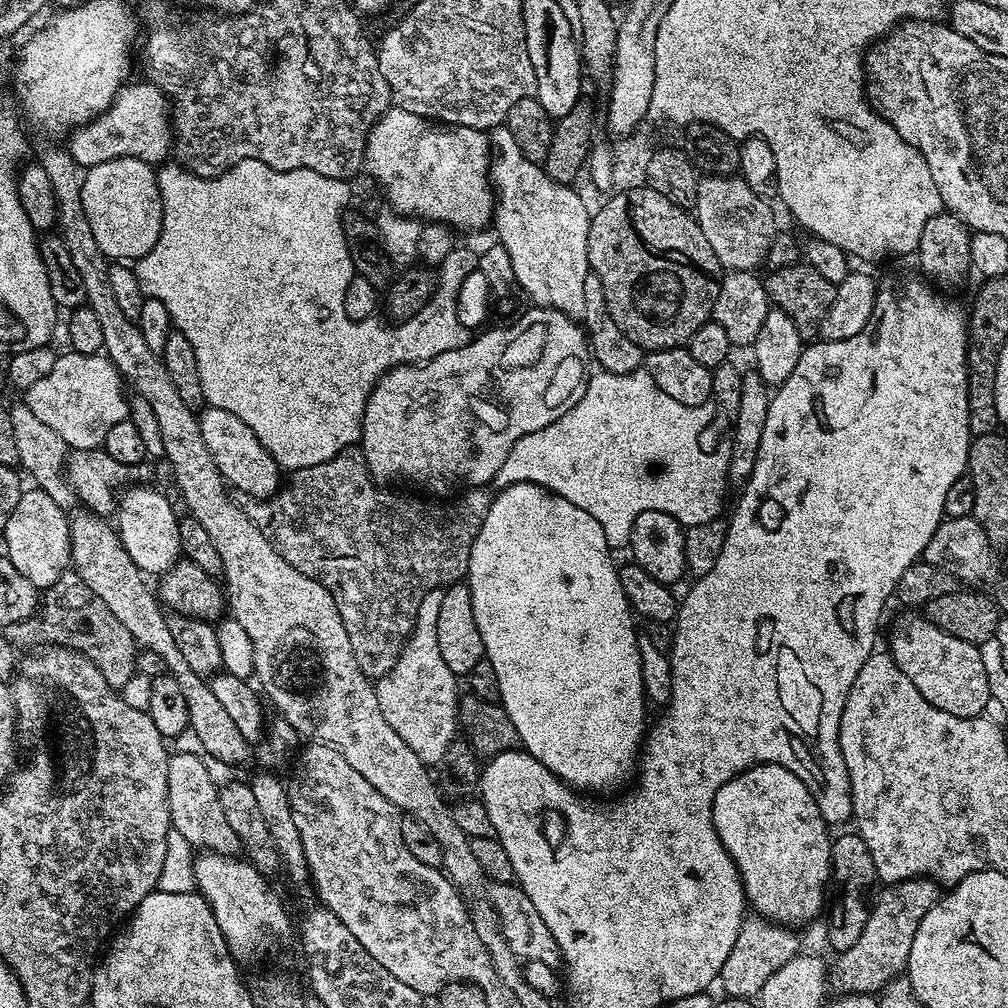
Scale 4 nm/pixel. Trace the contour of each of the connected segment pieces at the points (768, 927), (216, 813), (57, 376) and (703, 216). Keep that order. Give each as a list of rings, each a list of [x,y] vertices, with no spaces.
[[[745,915],[738,930],[738,938],[734,938],[734,947],[730,949],[726,962],[722,962],[718,977],[719,987],[724,987],[728,996],[736,996],[740,1000],[759,997],[770,976],[801,951],[800,940],[792,932],[795,931],[773,924],[763,916]]]
[[[173,751],[168,758],[168,805],[172,826],[186,838],[193,849],[214,852],[220,855],[237,855],[241,844],[230,822],[226,822],[226,813],[222,811],[220,788],[215,784],[214,773],[207,763],[203,764],[192,752]]]
[[[68,350],[63,354],[57,355],[54,362],[54,370],[46,374],[46,378],[35,386],[26,389],[26,403],[30,410],[34,410],[34,418],[38,422],[46,422],[58,438],[62,438],[68,443],[72,450],[90,450],[99,448],[103,445],[106,434],[110,431],[110,426],[115,426],[118,422],[129,419],[130,416],[130,396],[124,393],[126,381],[121,376],[120,371],[112,365],[112,361],[104,354],[78,354]]]
[[[740,174],[700,176],[694,215],[698,226],[702,226],[702,234],[706,234],[706,242],[710,242],[718,262],[728,272],[751,272],[759,269],[759,264],[767,256],[769,259],[777,243],[776,216],[763,198],[761,193],[747,185]]]

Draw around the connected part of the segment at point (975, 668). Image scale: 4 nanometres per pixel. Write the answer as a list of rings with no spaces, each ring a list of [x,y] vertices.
[[[900,616],[892,624],[892,637],[886,645],[887,651],[894,658],[894,662],[918,686],[918,694],[930,702],[930,706],[938,706],[938,710],[946,710],[946,714],[954,714],[958,718],[970,718],[971,716],[985,715],[984,707],[990,704],[990,682],[986,678],[986,666],[982,666],[982,654],[977,645],[970,642],[962,642],[962,638],[954,638],[954,634],[946,634],[934,622],[930,622],[927,616]]]

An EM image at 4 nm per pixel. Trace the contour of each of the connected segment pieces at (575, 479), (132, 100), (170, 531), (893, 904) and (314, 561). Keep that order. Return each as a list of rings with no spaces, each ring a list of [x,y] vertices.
[[[643,370],[630,374],[593,371],[585,383],[582,398],[569,412],[550,422],[550,426],[514,442],[514,450],[506,454],[495,483],[500,486],[537,484],[566,498],[566,502],[574,502],[574,506],[586,510],[602,526],[602,534],[606,534],[608,547],[613,550],[629,543],[634,522],[643,512],[658,510],[670,514],[684,528],[710,522],[721,515],[724,487],[730,484],[729,453],[700,449],[700,435],[712,420],[712,408],[711,403],[682,406],[682,402],[674,402],[670,394],[658,390],[654,378]]]
[[[129,82],[101,116],[73,128],[67,140],[66,147],[74,162],[86,169],[98,166],[98,162],[110,162],[110,158],[138,158],[147,164],[159,165],[169,159],[174,148],[170,101],[154,83]]]
[[[127,487],[119,497],[118,507],[114,513],[114,524],[120,533],[120,541],[130,554],[141,572],[163,574],[173,568],[181,559],[180,539],[178,538],[178,512],[156,488]]]
[[[926,876],[883,885],[875,893],[870,918],[866,918],[858,942],[854,942],[850,950],[839,953],[835,957],[836,965],[831,965],[830,980],[833,985],[836,983],[837,993],[879,994],[890,981],[901,975],[908,966],[914,934],[918,934],[922,918],[926,918],[941,895],[941,885]]]
[[[360,446],[342,450],[337,456],[330,458],[326,462],[318,462],[316,468],[314,466],[306,466],[305,468],[295,469],[291,476],[292,481],[289,484],[287,481],[275,496],[259,501],[258,504],[258,508],[261,508],[264,512],[280,512],[280,537],[275,537],[274,540],[276,549],[280,551],[282,558],[286,562],[290,562],[290,566],[294,566],[294,570],[306,574],[306,578],[314,578],[314,582],[318,582],[322,586],[326,586],[326,590],[330,590],[330,594],[338,606],[338,614],[346,626],[346,634],[350,634],[350,646],[354,650],[354,658],[358,658],[358,666],[362,670],[362,674],[366,674],[369,678],[382,677],[398,662],[398,658],[404,649],[404,644],[414,630],[414,622],[416,621],[418,606],[422,602],[422,598],[426,598],[426,594],[430,590],[444,588],[447,585],[463,581],[467,577],[470,550],[474,546],[474,538],[490,510],[493,493],[487,487],[470,488],[463,494],[455,497],[455,500],[457,499],[456,504],[433,502],[431,499],[428,499],[429,501],[419,500],[416,496],[384,497],[385,489],[377,481],[373,480],[369,474],[364,450]]]

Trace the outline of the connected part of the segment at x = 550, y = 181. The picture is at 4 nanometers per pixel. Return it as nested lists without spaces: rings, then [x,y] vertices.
[[[506,126],[491,129],[490,132],[490,183],[494,189],[494,229],[496,228],[495,239],[506,250],[510,256],[511,265],[514,266],[514,278],[518,288],[525,292],[532,299],[531,303],[538,308],[553,308],[562,314],[573,318],[580,318],[584,315],[586,302],[582,295],[582,286],[586,286],[586,274],[588,267],[588,222],[590,219],[590,208],[584,205],[584,200],[575,192],[575,187],[559,184],[554,178],[550,178],[537,161],[528,160],[522,150],[518,150],[518,142],[514,142],[514,134]]]

